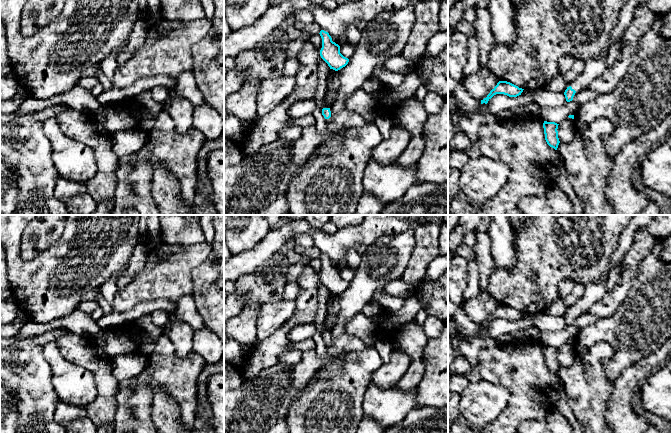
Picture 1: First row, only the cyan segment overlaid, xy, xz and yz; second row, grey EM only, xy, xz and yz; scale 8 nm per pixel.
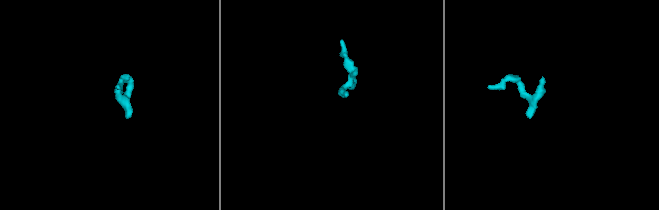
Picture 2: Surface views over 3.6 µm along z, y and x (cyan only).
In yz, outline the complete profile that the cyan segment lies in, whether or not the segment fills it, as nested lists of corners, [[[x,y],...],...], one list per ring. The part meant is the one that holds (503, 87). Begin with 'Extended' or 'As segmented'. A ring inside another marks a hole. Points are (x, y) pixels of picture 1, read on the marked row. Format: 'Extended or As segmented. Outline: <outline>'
As segmented. Outline: [[[499,81],[497,85],[490,91],[486,98],[481,100],[481,104],[487,104],[488,101],[496,94],[504,94],[509,97],[517,97],[521,95],[524,89],[519,88],[518,86],[507,82],[507,81]]]

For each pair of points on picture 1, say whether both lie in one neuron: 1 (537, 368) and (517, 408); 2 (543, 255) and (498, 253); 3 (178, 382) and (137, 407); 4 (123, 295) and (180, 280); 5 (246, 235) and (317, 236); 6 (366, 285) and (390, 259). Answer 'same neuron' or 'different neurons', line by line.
1: same neuron
2: different neurons
3: same neuron
4: same neuron
5: different neurons
6: same neuron

